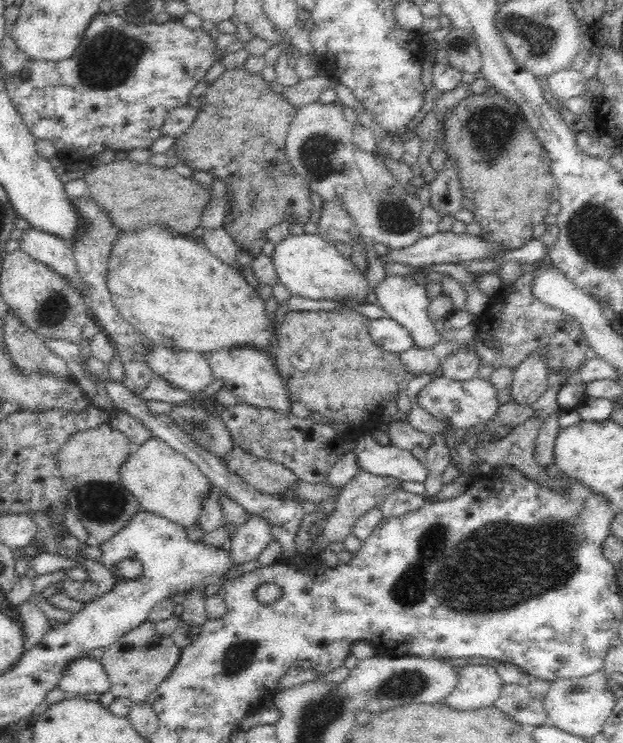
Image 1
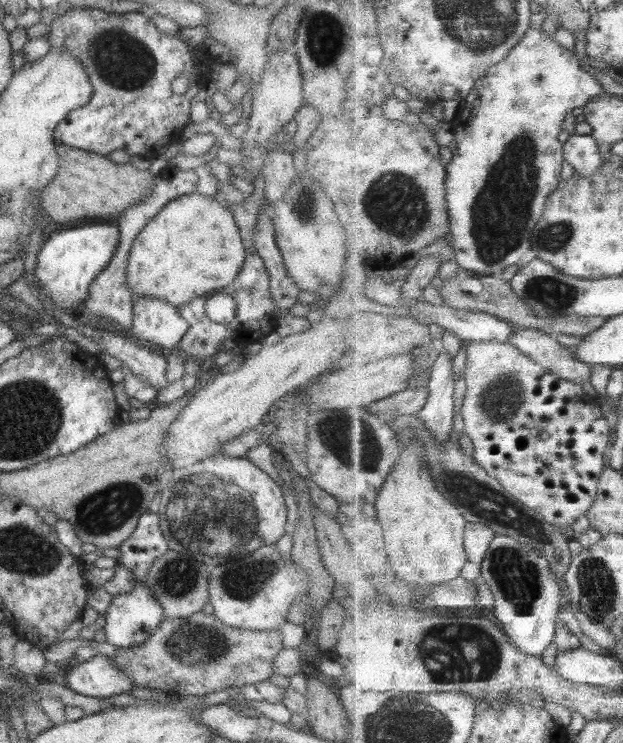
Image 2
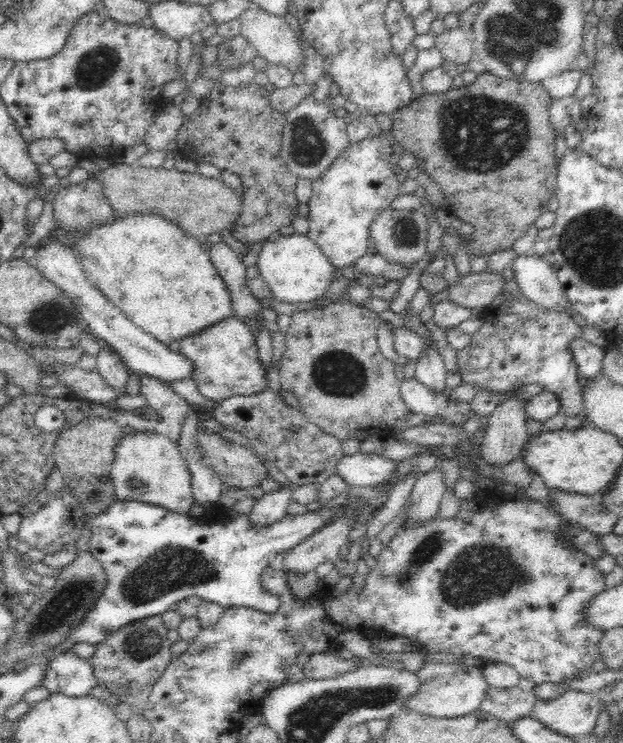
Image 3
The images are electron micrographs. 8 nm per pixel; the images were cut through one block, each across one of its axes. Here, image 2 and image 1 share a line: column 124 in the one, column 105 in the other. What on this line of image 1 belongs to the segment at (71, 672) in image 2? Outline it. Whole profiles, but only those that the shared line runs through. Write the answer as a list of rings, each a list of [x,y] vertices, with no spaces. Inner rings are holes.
[[[84,657],[74,660],[66,672],[62,672],[58,688],[69,696],[84,696],[94,692],[102,694],[109,690],[110,681],[99,660]]]

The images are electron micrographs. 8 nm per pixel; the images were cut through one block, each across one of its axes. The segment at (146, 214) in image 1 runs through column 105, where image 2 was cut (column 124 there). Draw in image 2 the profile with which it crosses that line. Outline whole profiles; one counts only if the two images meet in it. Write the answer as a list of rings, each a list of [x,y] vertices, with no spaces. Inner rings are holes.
[[[63,143],[55,145],[59,156],[59,169],[41,193],[39,202],[43,211],[57,224],[77,222],[79,218],[101,218],[113,222],[125,208],[143,201],[151,193],[155,174],[148,168],[135,168],[131,164],[117,164],[107,156],[73,148]]]

